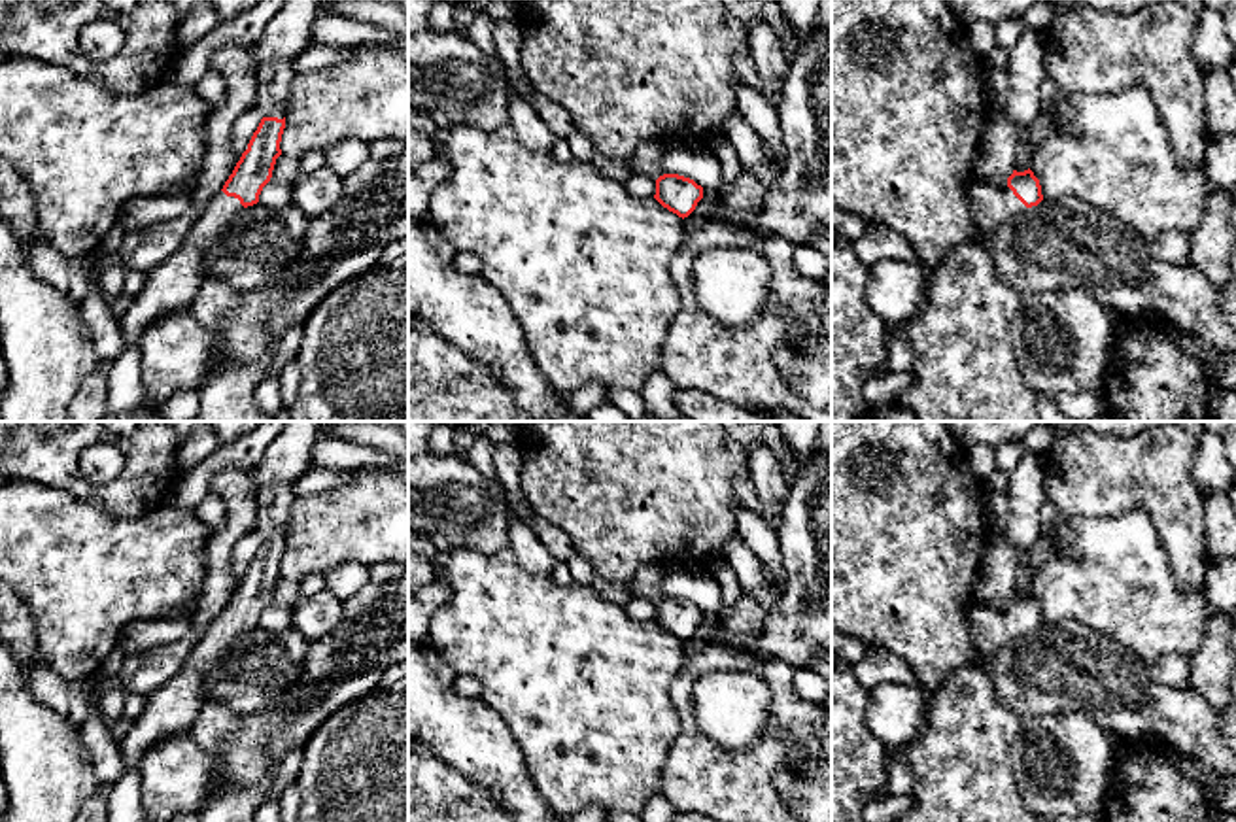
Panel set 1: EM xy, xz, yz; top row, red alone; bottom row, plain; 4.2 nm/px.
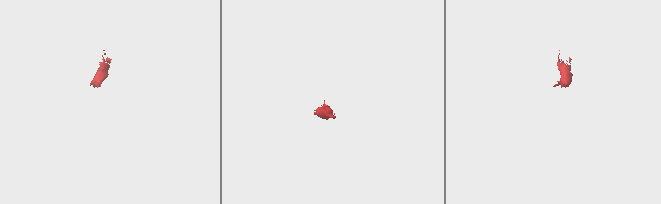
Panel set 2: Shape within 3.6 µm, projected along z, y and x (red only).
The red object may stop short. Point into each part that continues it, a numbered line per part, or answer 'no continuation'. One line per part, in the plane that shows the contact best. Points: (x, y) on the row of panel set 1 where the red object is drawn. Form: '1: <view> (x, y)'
1: xy (288, 33)
2: xy (172, 284)

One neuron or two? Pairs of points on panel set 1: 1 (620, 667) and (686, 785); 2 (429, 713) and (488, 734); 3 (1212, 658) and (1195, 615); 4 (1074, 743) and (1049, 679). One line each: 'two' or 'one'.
1: two
2: one
3: two
4: two

